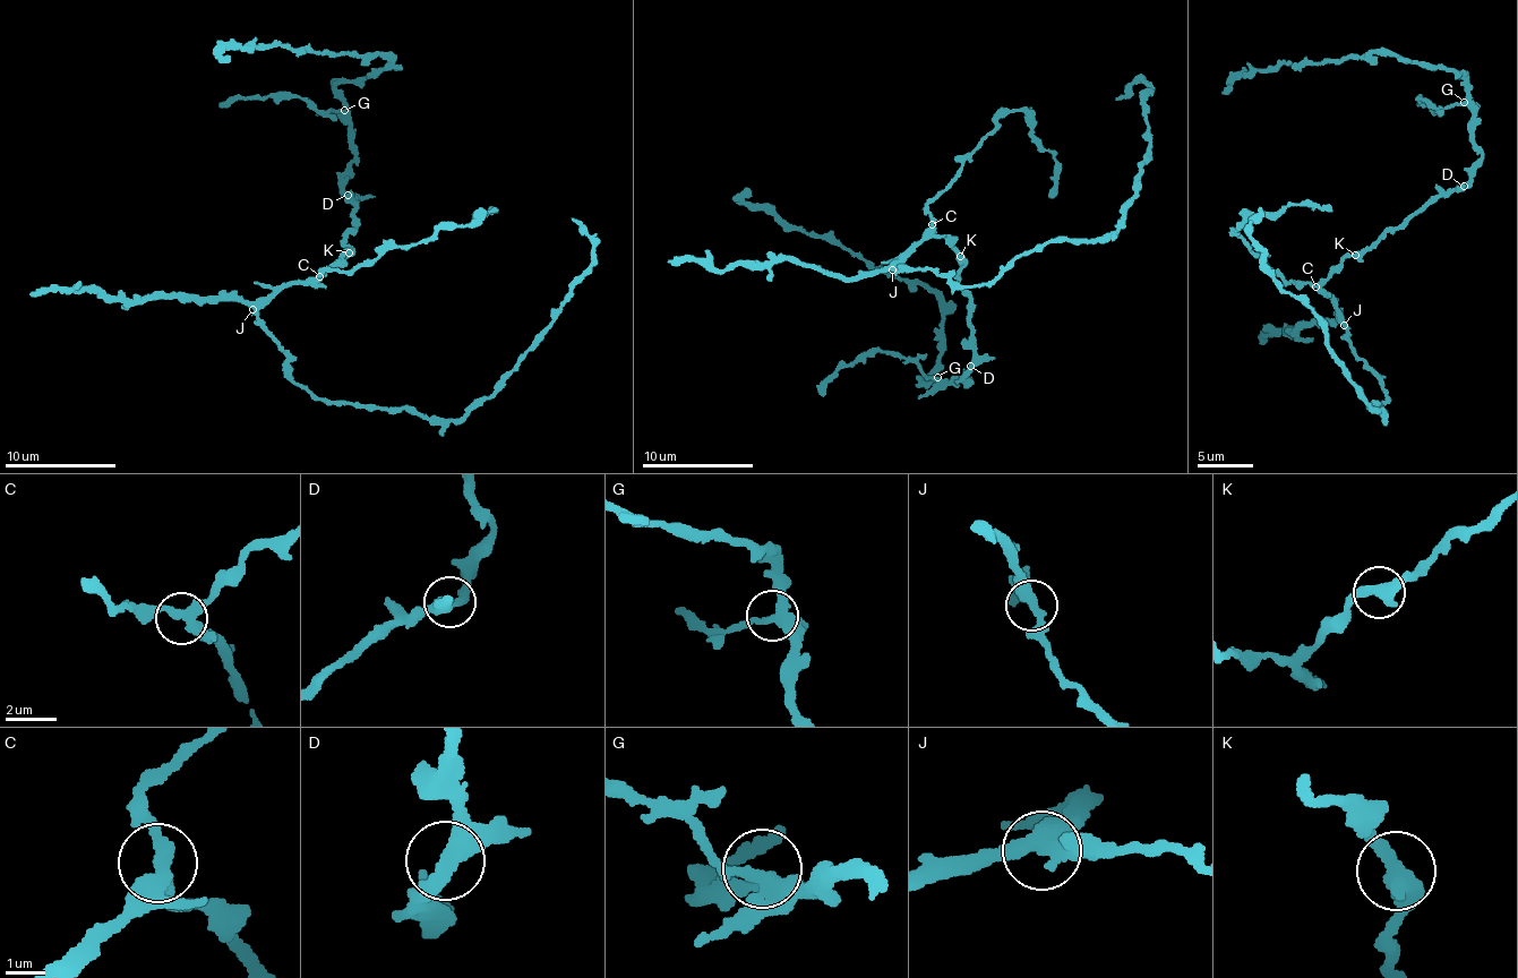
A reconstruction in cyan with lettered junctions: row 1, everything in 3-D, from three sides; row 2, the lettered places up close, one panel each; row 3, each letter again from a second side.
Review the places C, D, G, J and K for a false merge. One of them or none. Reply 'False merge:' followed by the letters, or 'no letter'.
False merge: K

